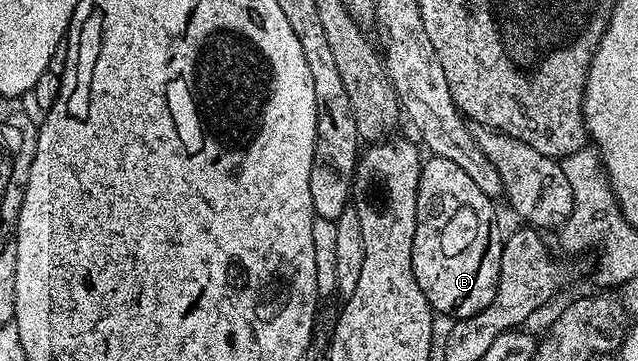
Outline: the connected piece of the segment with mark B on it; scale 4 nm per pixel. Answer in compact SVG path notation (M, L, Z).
M429 156L421 163L419 188L417 189L417 223L415 224L415 244L411 252L411 264L415 272L415 280L419 288L423 288L423 296L433 306L438 315L450 314L450 319L475 316L491 300L499 284L499 268L501 267L502 235L497 235L493 227L494 199L489 198L459 164L446 158Z

